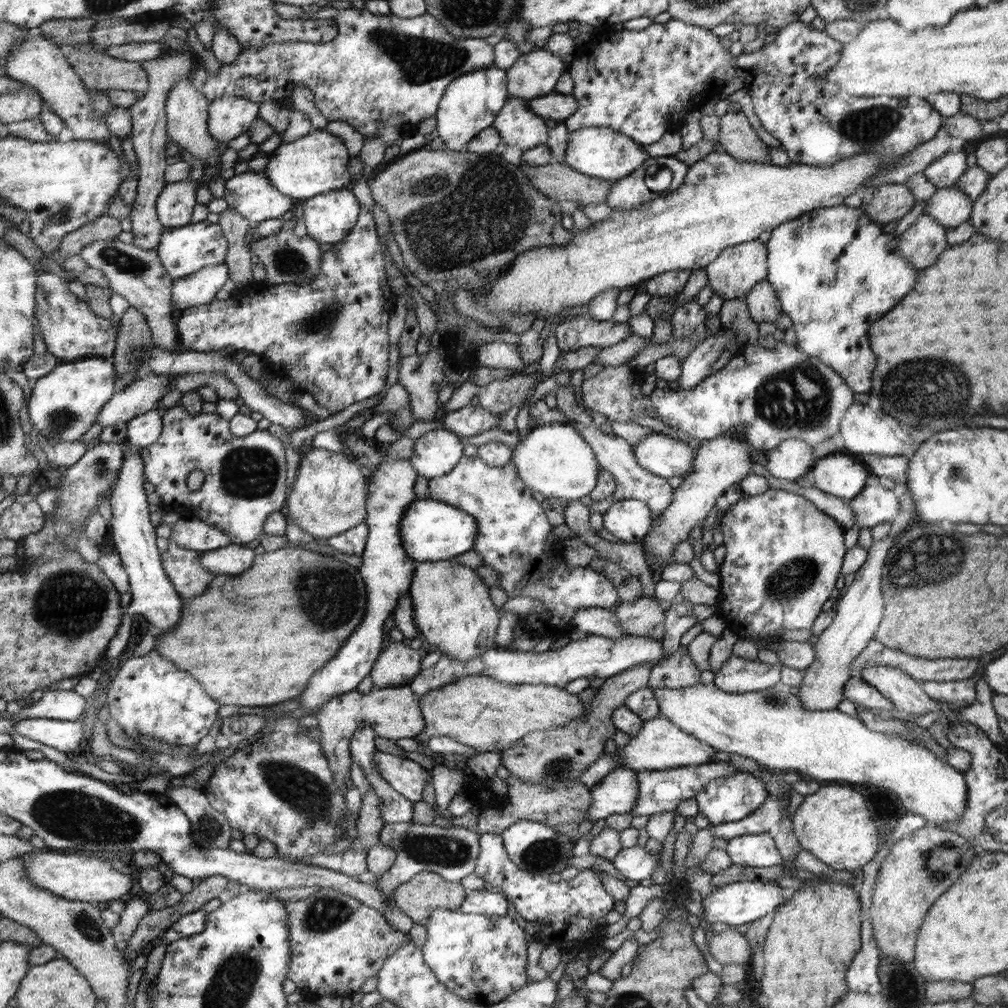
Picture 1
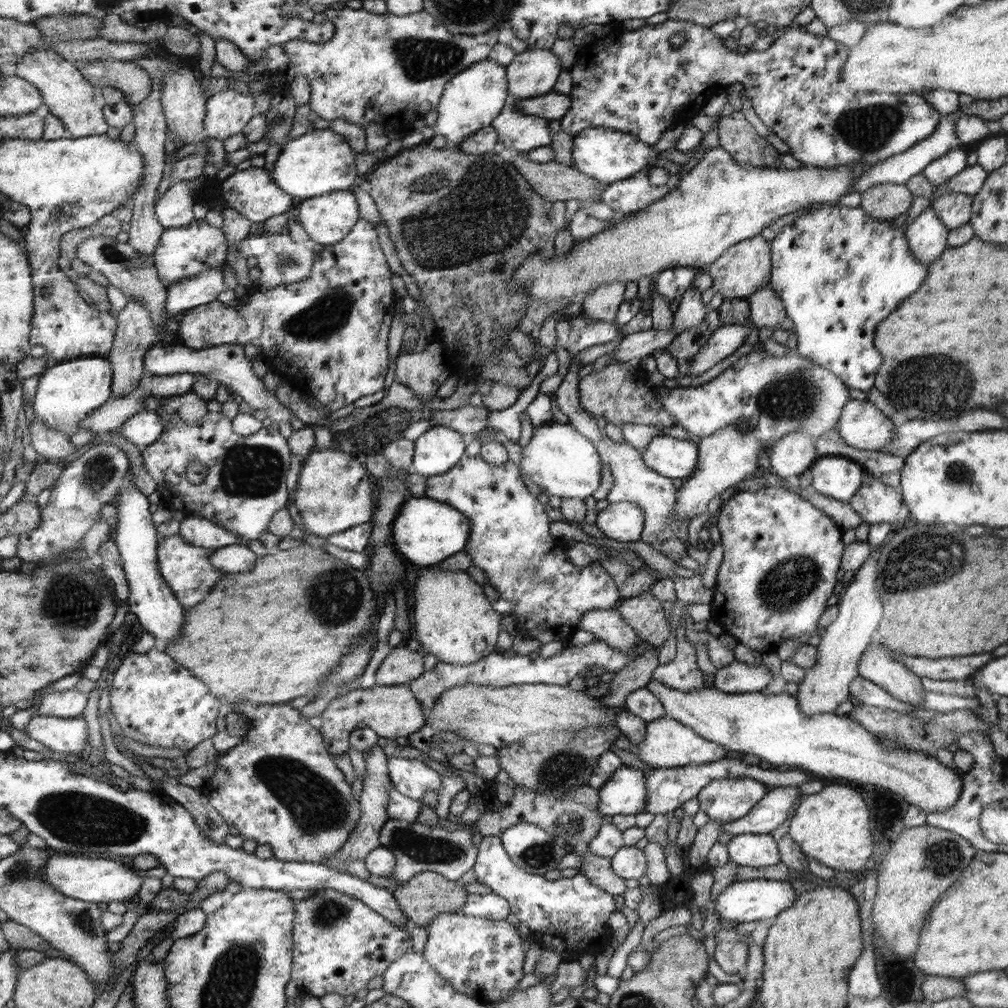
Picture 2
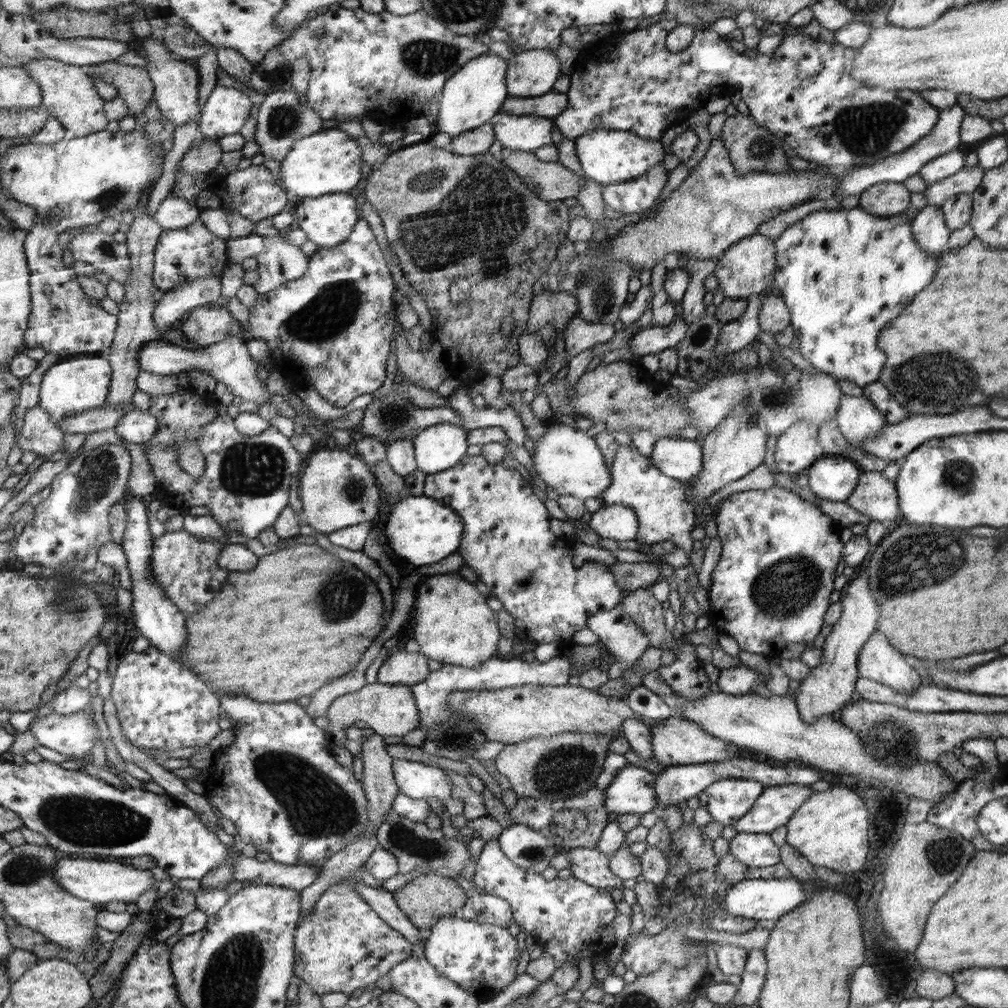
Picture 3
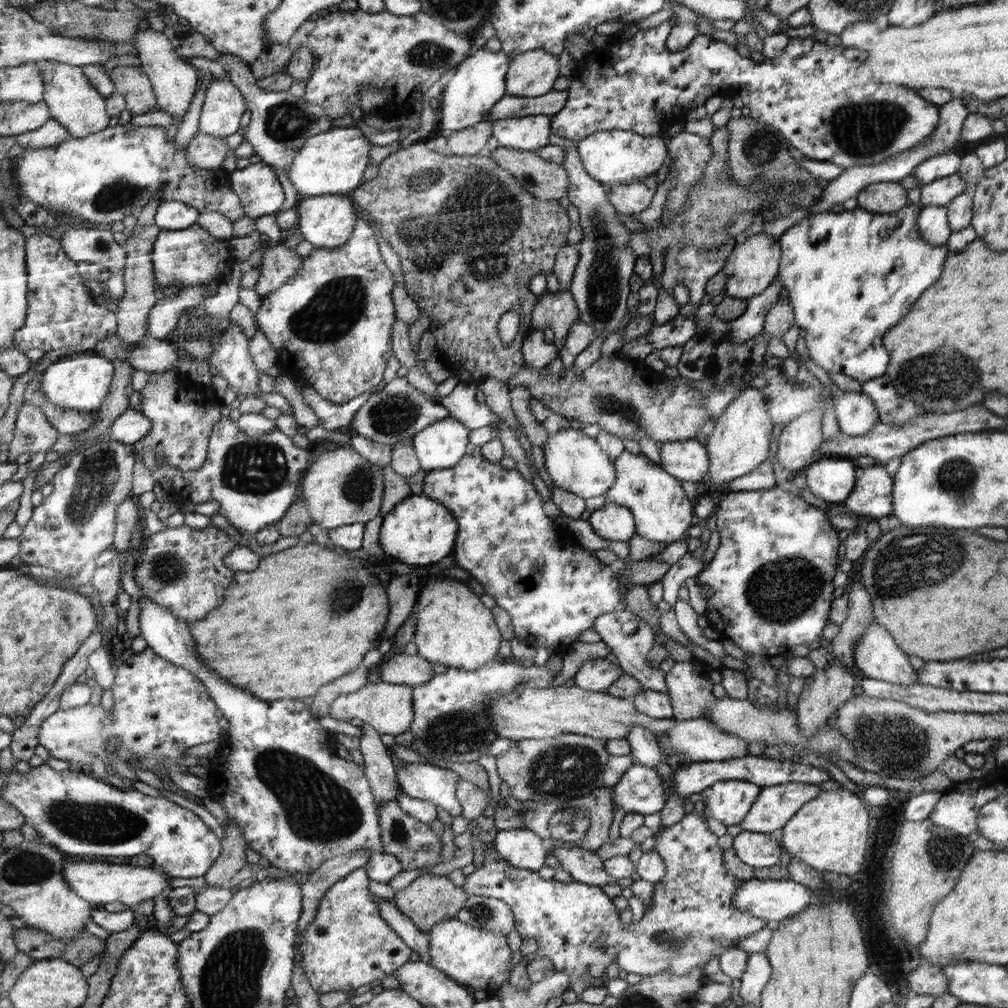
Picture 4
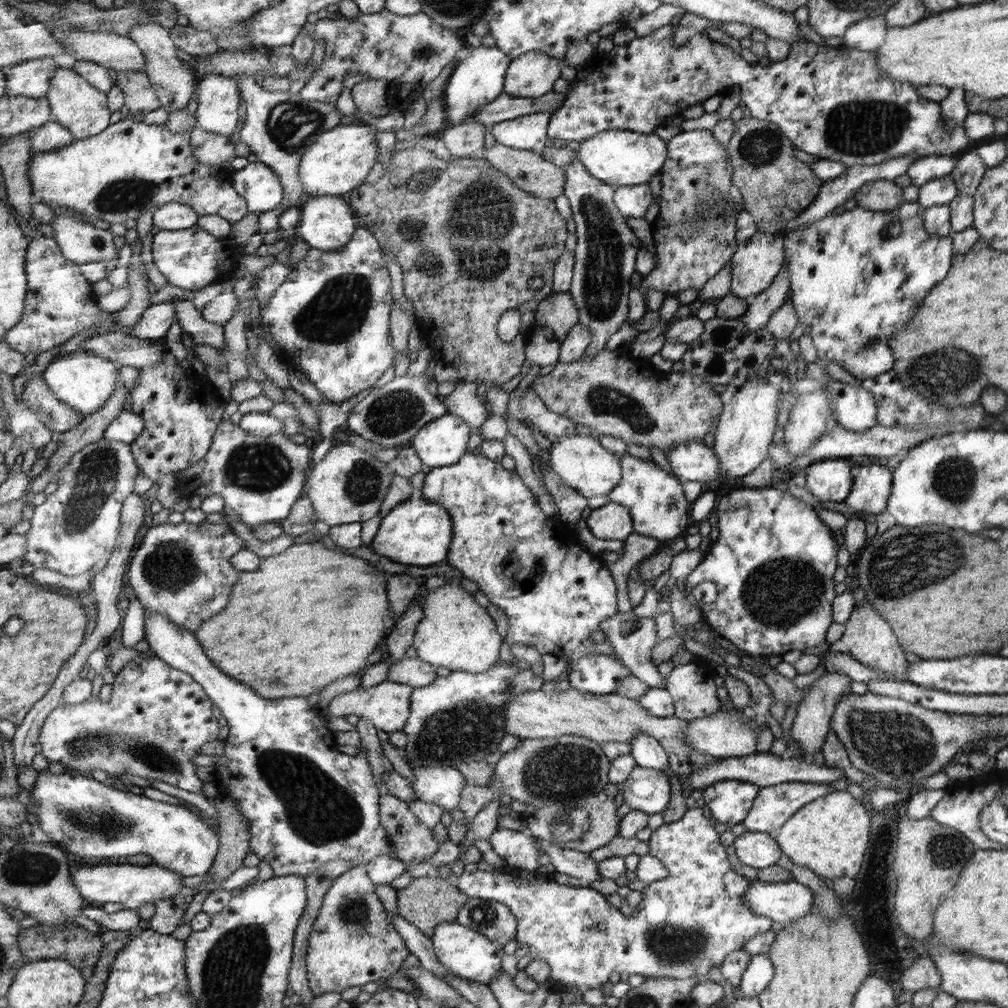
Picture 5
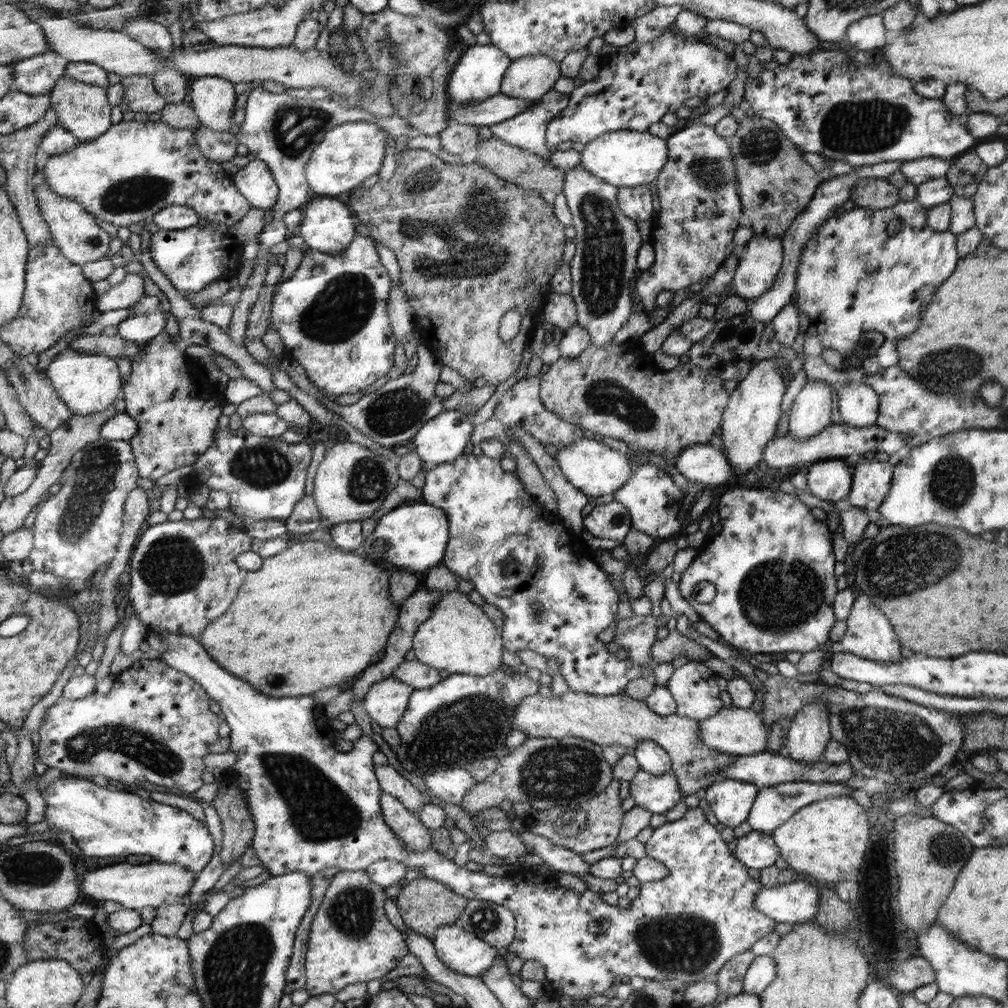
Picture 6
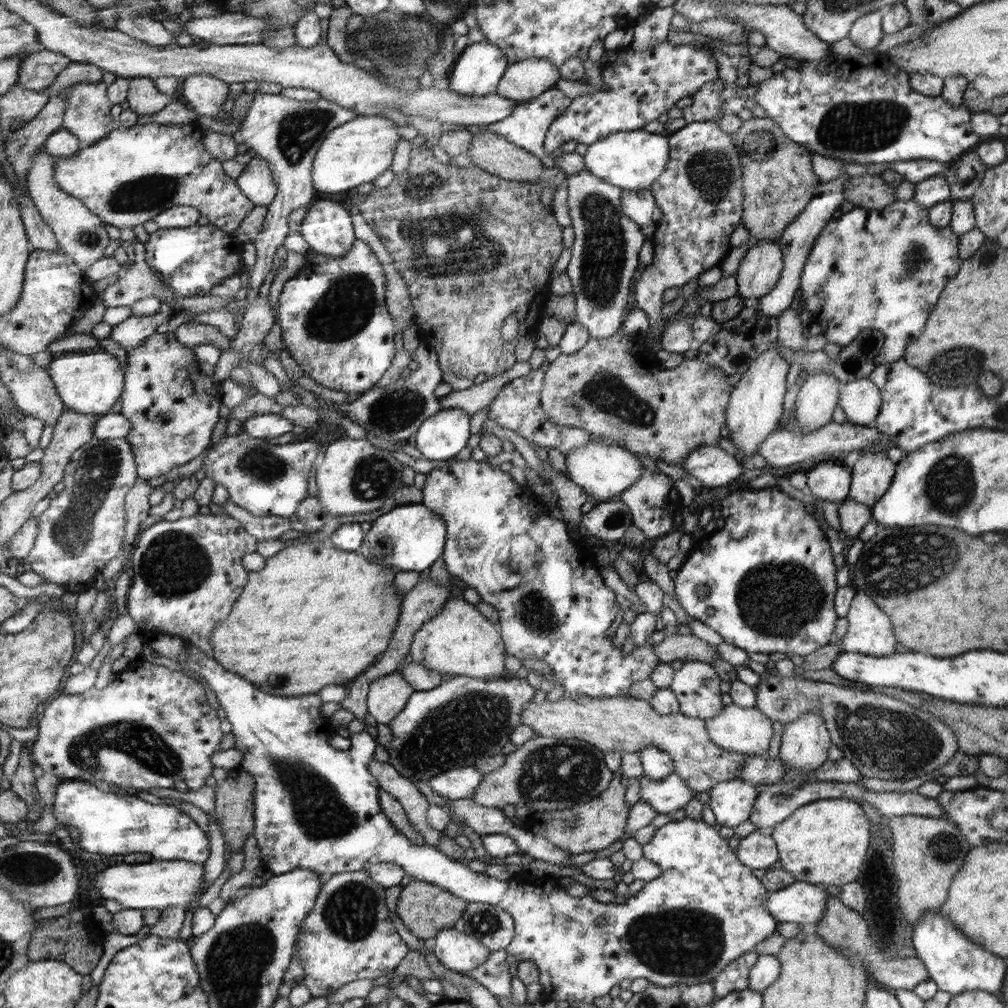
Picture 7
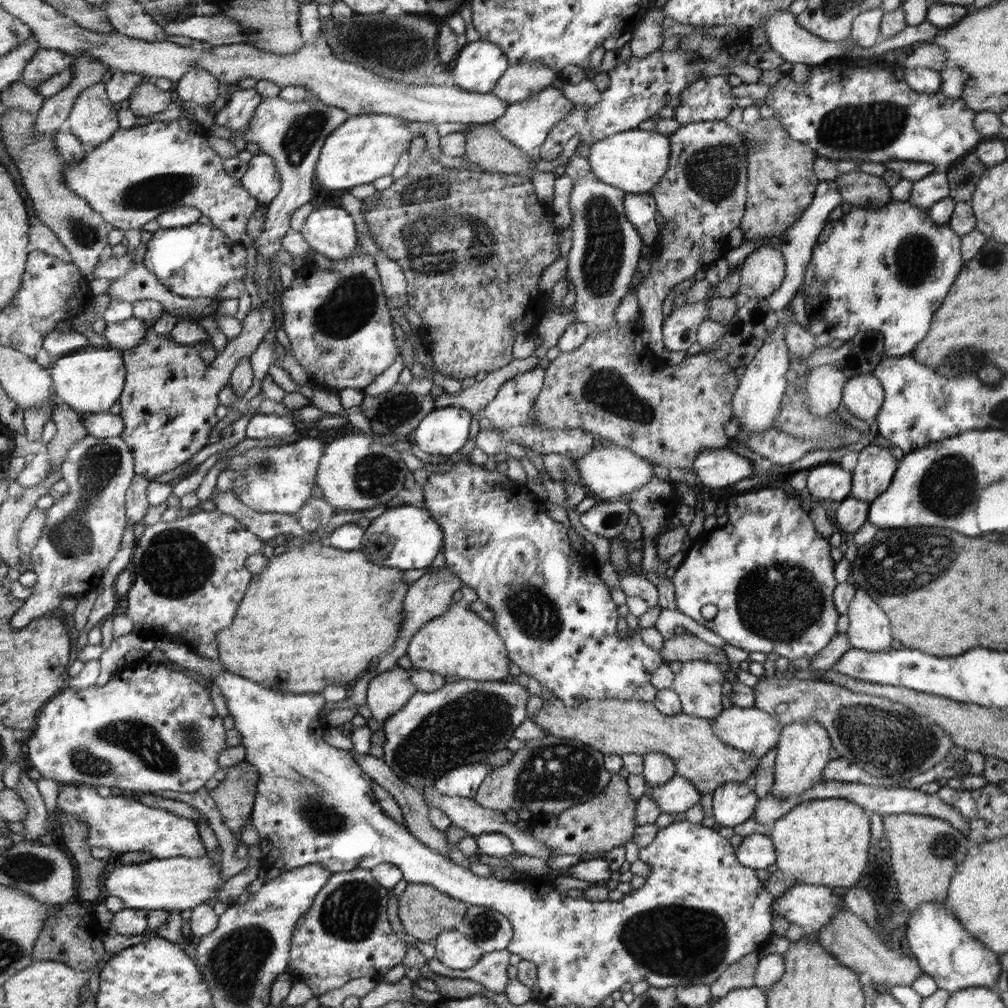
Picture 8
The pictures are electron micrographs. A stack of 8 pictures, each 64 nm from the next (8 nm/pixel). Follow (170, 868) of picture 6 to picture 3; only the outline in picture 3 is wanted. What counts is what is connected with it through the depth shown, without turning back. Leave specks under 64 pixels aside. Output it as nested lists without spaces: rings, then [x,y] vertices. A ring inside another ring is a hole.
[[[62,855],[55,866],[55,877],[58,884],[73,893],[74,896],[81,897],[82,900],[90,901],[92,904],[104,906],[108,902],[136,902],[136,899],[152,887],[156,887],[158,880],[152,871],[126,866],[120,862],[106,862],[106,860],[84,860],[84,858],[66,858]]]

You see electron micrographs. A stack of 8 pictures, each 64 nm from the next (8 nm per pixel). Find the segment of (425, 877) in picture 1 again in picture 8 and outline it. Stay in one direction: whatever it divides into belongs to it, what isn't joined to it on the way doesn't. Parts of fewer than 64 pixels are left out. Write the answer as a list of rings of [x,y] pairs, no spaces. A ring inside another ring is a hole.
[[[408,883],[398,899],[398,914],[406,934],[422,942],[436,940],[444,931],[455,930],[468,914],[469,906],[427,884]]]

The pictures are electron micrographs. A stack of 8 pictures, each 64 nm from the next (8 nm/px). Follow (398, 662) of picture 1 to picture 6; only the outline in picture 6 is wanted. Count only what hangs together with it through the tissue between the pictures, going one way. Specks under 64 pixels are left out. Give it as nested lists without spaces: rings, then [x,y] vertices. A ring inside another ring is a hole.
[[[410,660],[402,662],[393,671],[391,675],[398,681],[409,685],[413,690],[423,690],[434,687],[440,680],[440,671],[431,668],[429,665],[423,664],[418,660]]]

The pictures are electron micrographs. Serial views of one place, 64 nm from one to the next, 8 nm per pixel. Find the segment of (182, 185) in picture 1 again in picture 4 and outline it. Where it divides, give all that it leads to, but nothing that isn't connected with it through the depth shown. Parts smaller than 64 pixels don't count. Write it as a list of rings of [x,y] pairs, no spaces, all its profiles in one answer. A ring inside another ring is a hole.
[[[166,200],[158,206],[155,223],[161,230],[179,230],[193,227],[198,210],[192,205],[176,200]]]

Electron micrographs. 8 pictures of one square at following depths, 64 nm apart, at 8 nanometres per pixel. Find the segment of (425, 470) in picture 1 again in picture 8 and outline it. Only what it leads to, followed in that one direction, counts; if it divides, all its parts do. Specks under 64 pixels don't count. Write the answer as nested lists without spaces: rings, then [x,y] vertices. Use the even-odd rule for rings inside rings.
[[[437,408],[422,418],[410,440],[428,455],[450,457],[468,442],[470,424],[466,408]]]

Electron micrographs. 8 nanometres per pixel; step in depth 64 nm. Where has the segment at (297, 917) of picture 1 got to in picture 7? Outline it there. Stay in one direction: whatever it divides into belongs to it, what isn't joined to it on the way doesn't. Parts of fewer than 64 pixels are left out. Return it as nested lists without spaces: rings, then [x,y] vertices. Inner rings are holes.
[[[360,870],[326,877],[317,895],[316,906],[301,925],[293,957],[300,957],[305,965],[303,983],[312,996],[326,997],[355,980],[388,975],[408,950],[410,948],[388,918],[384,886],[368,876],[366,870]]]

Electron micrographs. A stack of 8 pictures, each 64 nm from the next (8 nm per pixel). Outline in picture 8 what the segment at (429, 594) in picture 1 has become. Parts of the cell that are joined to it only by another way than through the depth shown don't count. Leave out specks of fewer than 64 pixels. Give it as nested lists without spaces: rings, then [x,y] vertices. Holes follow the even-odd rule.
[[[463,601],[448,607],[440,616],[428,621],[411,638],[407,649],[412,667],[425,669],[440,676],[457,676],[460,680],[504,682],[508,676],[508,658],[505,642],[492,623],[482,619]]]

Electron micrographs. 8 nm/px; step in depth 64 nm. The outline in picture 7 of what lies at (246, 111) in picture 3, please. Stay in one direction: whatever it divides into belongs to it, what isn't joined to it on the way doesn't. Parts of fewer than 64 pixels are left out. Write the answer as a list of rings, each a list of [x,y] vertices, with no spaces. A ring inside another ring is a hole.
[[[194,74],[186,76],[181,82],[180,100],[186,102],[196,114],[202,114],[212,120],[220,120],[220,112],[230,96],[230,85],[219,78],[208,74]]]

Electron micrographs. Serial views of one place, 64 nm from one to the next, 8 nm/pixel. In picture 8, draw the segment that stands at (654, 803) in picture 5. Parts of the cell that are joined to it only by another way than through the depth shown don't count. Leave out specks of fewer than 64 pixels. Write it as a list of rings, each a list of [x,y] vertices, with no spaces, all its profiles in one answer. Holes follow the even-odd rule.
[[[679,774],[668,780],[663,786],[648,786],[645,794],[650,796],[658,808],[666,814],[686,812],[694,804],[700,803],[702,793],[686,777]]]

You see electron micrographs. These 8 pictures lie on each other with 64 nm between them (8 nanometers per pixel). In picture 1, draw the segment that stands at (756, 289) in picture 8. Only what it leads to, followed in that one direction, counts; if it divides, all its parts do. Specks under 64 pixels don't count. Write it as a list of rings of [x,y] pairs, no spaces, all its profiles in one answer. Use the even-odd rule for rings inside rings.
[[[759,239],[726,248],[718,258],[705,267],[709,286],[713,292],[725,297],[725,300],[741,299],[753,290],[754,286],[769,276],[769,250]]]

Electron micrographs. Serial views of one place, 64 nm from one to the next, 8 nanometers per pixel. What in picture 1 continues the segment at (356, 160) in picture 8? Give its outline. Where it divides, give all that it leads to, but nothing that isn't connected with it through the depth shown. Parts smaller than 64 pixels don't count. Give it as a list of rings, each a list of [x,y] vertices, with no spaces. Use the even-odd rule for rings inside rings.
[[[312,129],[307,135],[277,147],[269,156],[265,172],[280,192],[299,202],[325,195],[330,190],[344,189],[344,186],[350,184],[346,146],[340,137],[325,129]]]

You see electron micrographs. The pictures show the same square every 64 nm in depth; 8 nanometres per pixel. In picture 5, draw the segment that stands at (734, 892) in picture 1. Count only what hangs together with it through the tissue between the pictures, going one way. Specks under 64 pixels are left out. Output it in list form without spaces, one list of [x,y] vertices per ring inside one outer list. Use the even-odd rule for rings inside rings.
[[[754,879],[745,900],[758,916],[766,916],[777,926],[789,926],[794,919],[809,914],[815,906],[815,894],[799,881],[765,883]]]

